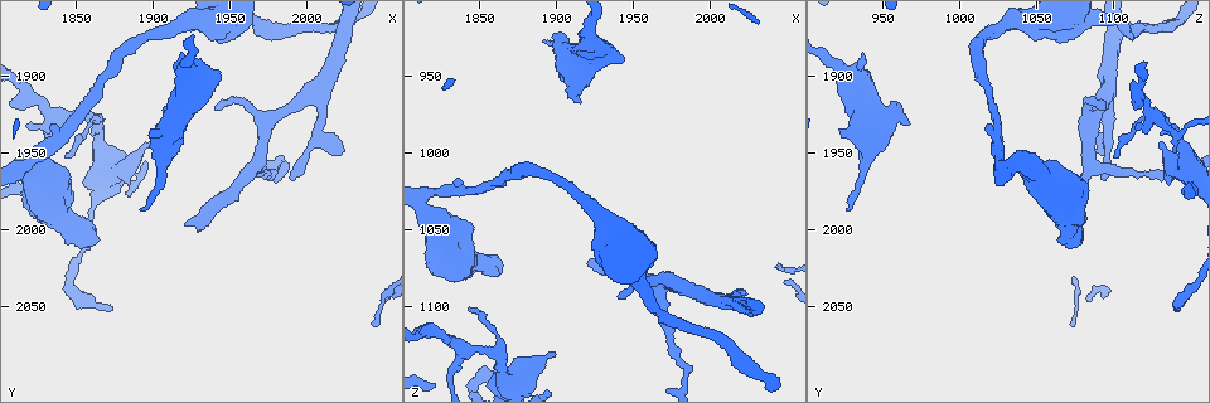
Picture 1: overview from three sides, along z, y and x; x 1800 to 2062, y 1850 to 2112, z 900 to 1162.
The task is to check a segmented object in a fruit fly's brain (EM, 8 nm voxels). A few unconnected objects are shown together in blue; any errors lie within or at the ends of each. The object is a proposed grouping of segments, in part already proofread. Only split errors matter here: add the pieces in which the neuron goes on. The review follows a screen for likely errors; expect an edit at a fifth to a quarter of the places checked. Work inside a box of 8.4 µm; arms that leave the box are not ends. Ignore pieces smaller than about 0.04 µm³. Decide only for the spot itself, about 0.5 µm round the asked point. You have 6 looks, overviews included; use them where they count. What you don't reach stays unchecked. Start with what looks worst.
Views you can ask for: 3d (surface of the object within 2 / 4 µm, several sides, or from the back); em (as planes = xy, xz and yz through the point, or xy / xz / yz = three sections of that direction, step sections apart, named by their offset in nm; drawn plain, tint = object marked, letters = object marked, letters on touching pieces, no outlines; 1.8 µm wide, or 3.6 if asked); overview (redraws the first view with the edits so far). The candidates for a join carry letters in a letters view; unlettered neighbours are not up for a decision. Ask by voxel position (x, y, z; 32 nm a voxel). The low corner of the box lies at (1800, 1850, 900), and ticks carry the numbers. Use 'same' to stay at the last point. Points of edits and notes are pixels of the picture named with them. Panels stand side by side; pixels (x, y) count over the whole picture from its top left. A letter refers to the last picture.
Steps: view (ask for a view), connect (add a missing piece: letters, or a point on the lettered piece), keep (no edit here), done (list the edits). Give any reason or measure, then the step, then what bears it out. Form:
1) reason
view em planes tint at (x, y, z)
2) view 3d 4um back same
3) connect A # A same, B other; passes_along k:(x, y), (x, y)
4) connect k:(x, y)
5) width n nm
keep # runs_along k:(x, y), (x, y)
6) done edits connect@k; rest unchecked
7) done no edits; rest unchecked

free end
view em xz step 8 tint at (1918, 1886, 938)

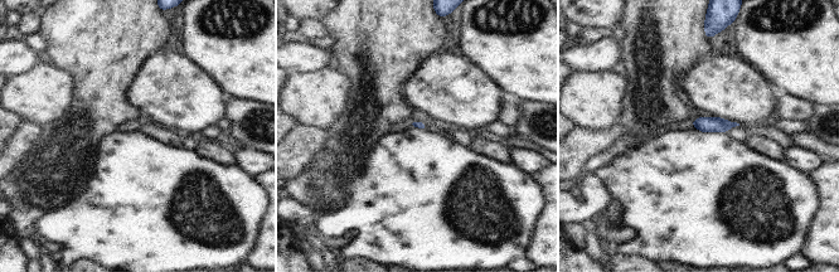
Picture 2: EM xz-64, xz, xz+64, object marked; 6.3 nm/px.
cut it another way
view em planes letters same

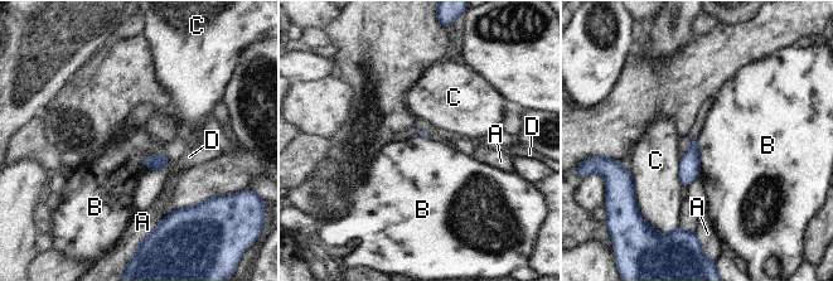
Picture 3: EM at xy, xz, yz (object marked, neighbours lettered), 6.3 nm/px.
keep # A other, B other, C other, D other; border 3:(696, 134), (700, 151), (700, 175); no lettered piece goes on from it

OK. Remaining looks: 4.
branch stops here
view 3d 2um at (1922, 1996, 1072)

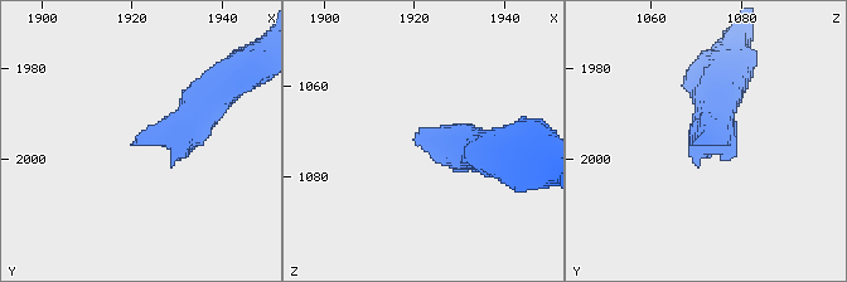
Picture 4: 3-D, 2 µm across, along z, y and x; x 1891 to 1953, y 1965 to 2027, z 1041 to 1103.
need the tissue
view em planes plain at (1921, 1996, 1073)

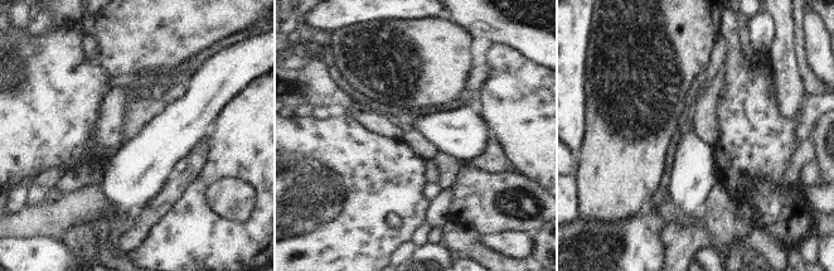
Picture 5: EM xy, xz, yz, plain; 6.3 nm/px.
see the neighbours
view em planes letters same

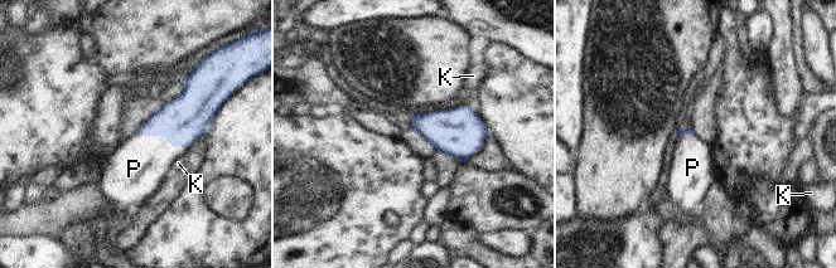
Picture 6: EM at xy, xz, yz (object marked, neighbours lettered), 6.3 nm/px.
connect P # K other, P same; passes_along 6:(183, 118), (162, 135), (138, 164); the neuron continues

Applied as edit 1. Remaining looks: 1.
done edits connect@6; rest unchecked

